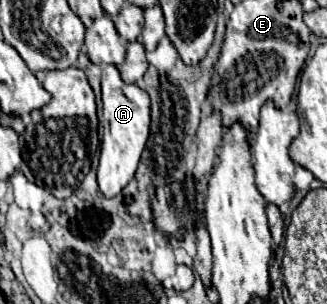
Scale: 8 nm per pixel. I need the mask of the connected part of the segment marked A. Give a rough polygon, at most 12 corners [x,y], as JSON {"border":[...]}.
{"border":[[101,65],[97,183],[115,197],[150,132],[147,91]]}

